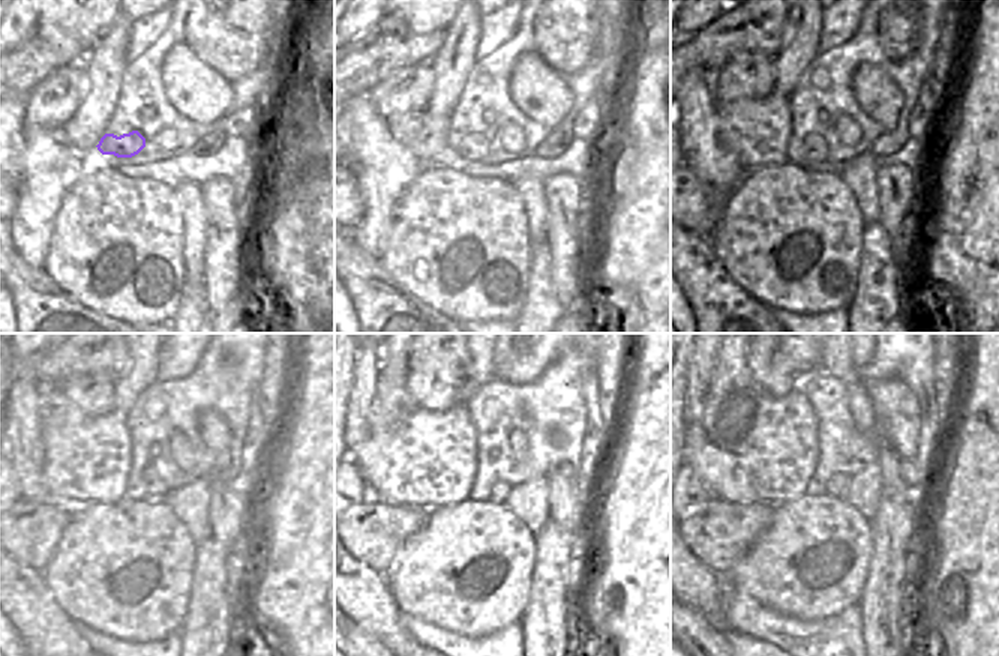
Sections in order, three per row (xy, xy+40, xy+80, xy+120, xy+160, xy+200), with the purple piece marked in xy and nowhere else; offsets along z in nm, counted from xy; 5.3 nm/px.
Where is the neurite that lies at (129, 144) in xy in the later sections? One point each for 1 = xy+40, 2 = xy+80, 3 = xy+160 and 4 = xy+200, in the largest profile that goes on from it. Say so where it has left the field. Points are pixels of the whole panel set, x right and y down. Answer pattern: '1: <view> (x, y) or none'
1: xy+40 (473, 147)
2: xy+80 (816, 146)
3: xy+160 (498, 494)
4: xy+200 (837, 487)

